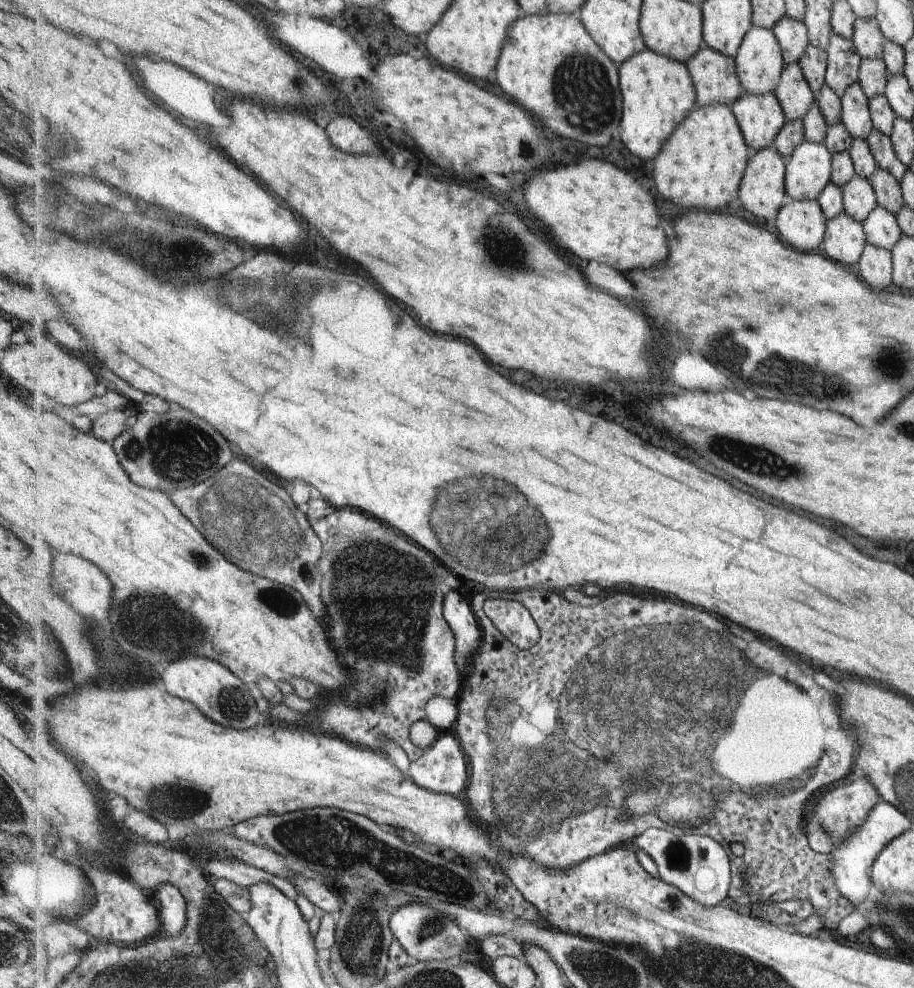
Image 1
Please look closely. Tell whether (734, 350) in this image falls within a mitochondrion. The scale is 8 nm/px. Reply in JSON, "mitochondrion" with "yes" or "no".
{"mitochondrion":"yes"}

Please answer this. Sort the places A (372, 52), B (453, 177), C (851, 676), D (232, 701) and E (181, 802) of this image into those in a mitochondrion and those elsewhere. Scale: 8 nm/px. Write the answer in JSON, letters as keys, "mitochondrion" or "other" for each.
{"A":"other","B":"other","C":"other","D":"mitochondrion","E":"mitochondrion"}

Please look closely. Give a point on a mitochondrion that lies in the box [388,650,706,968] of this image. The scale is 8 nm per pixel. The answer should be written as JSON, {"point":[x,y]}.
{"point":[679,856]}

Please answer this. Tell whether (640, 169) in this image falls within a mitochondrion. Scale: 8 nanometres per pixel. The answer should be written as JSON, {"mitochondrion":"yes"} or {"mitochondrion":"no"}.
{"mitochondrion":"no"}

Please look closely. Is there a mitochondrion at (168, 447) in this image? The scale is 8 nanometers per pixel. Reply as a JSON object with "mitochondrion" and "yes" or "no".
{"mitochondrion":"yes"}

